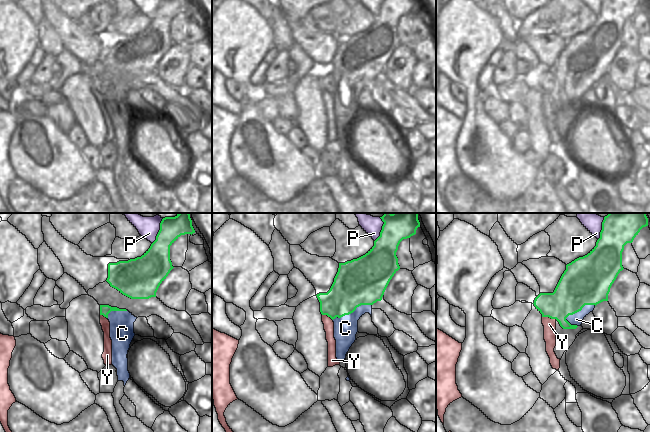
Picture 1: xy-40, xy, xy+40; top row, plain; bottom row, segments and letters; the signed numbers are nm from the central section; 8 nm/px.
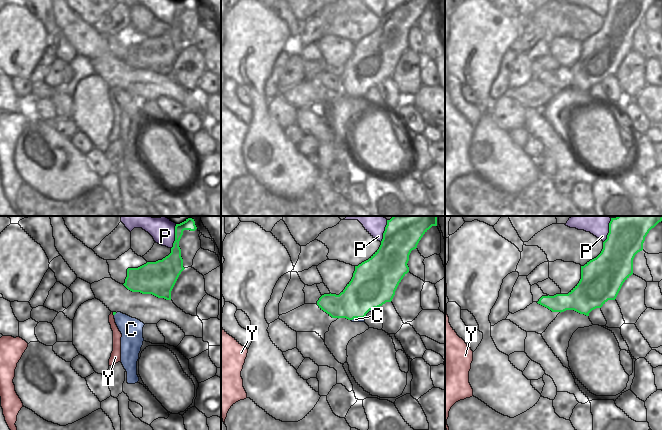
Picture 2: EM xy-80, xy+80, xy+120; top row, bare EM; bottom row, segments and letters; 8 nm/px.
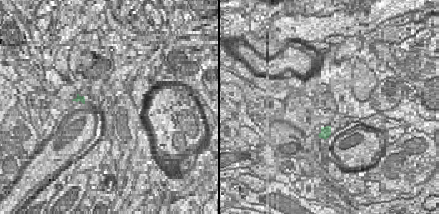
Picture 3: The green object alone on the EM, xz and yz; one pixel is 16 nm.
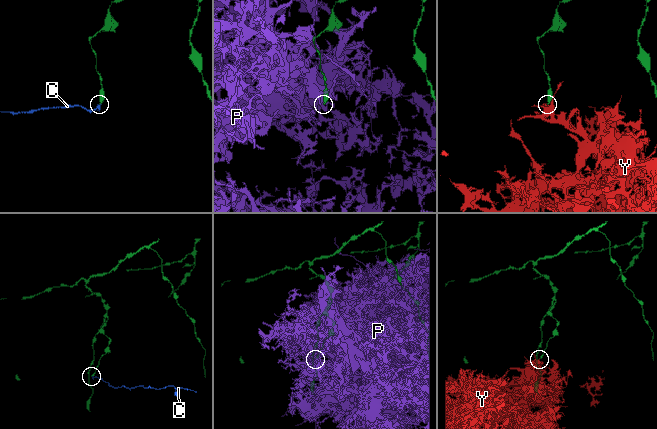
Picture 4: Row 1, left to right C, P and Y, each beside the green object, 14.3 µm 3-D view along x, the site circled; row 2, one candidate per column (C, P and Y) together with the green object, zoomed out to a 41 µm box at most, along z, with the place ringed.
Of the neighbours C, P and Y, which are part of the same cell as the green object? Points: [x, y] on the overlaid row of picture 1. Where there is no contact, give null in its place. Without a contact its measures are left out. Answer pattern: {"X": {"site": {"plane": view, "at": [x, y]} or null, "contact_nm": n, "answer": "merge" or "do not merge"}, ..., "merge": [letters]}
{"C": {"site": {"plane": "xy+40", "at": [580, 310]}, "contact_nm": 280, "answer": "do not merge"}, "P": {"site": {"plane": "xy-40", "at": [159, 231]}, "contact_nm": 220, "answer": "do not merge"}, "Y": {"site": {"plane": "xy+40", "at": [549, 317]}, "contact_nm": 120, "answer": "do not merge"}, "merge": []}

